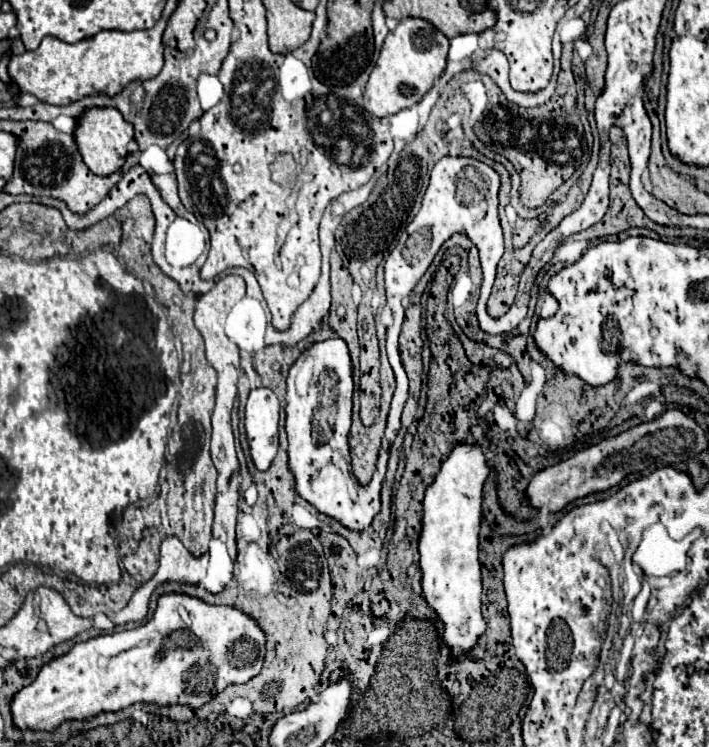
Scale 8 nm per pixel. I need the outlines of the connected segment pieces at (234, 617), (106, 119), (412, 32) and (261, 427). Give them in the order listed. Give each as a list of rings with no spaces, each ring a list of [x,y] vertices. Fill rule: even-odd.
[[[163,595],[159,597],[155,619],[111,635],[99,635],[85,643],[77,643],[65,655],[45,663],[37,679],[19,689],[11,699],[13,725],[21,731],[55,731],[63,721],[85,721],[103,711],[121,711],[133,703],[153,703],[159,707],[189,705],[199,709],[211,697],[229,685],[241,685],[259,675],[265,657],[265,635],[253,619],[247,619],[235,607],[207,605],[205,601],[189,595]]]
[[[89,109],[83,113],[83,117],[79,117],[79,127],[77,127],[77,133],[75,133],[75,141],[79,145],[79,151],[81,151],[81,157],[85,161],[85,165],[95,173],[95,175],[101,175],[101,177],[107,177],[115,171],[119,171],[125,163],[125,157],[129,153],[129,143],[133,141],[133,135],[135,135],[135,129],[131,123],[127,123],[123,119],[123,115],[117,111],[117,109]]]
[[[407,17],[399,21],[397,29],[391,31],[381,47],[379,61],[369,77],[363,107],[371,115],[391,117],[401,109],[407,109],[423,99],[423,95],[431,89],[433,81],[441,77],[447,65],[449,39],[435,29],[431,23],[415,17]]]
[[[267,387],[251,391],[245,411],[245,431],[251,449],[251,459],[259,471],[269,469],[277,455],[277,423],[279,423],[279,399]]]

